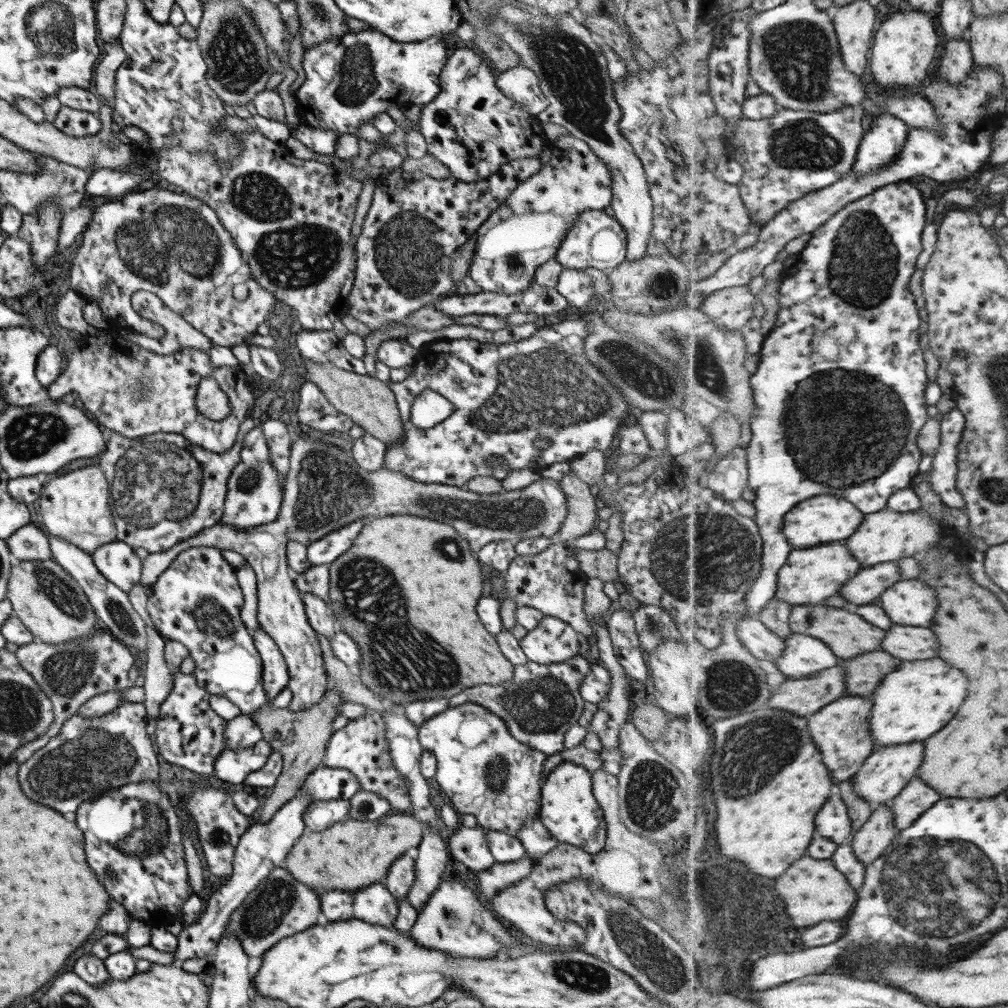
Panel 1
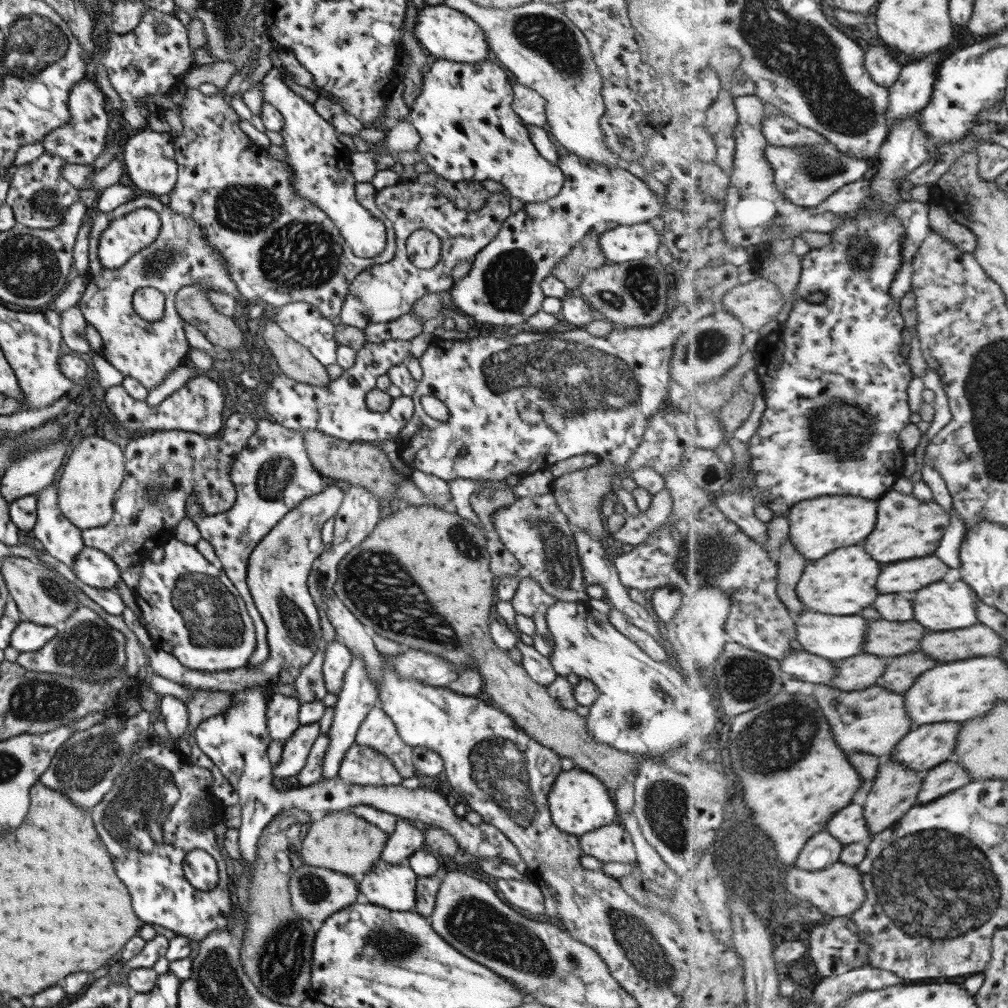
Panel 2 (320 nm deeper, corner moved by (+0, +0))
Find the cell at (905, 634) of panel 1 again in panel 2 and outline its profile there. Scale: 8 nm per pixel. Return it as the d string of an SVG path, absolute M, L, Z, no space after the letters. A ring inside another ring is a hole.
M983 624L971 626L967 630L935 632L923 638L923 652L941 662L955 662L975 656L1000 657L1005 646L1005 640Z

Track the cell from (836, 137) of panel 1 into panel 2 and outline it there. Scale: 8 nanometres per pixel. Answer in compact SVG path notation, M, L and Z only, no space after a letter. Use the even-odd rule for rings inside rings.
M831 142L823 143L819 147L815 145L783 147L769 144L765 149L765 156L775 170L775 184L778 190L791 203L804 208L822 205L845 185L862 181L869 170L869 164L865 159L847 155L847 152L839 151Z

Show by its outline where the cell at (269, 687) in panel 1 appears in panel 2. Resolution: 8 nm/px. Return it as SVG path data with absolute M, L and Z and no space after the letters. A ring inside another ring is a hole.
M269 691L265 716L270 740L276 740L281 746L292 737L300 725L297 713L299 703L292 697L282 696Z

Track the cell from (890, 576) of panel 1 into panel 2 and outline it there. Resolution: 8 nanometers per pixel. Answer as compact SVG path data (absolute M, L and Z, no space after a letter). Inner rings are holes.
M937 555L915 558L911 562L893 562L879 576L879 592L917 592L933 582L942 581L951 567Z

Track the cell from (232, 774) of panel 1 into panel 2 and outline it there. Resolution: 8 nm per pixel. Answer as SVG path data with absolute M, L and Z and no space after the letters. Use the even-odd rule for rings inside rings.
M319 723L308 725L299 725L292 737L281 748L281 759L276 766L272 766L272 776L283 778L297 774L303 765L305 759L311 751L311 746L318 738Z

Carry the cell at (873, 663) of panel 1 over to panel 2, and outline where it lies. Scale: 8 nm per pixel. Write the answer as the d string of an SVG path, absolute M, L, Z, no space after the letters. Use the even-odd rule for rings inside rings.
M923 652L899 656L899 658L893 658L893 662L887 666L887 672L883 674L883 682L880 681L878 685L889 690L897 688L897 692L907 692L923 672L935 666L937 662Z

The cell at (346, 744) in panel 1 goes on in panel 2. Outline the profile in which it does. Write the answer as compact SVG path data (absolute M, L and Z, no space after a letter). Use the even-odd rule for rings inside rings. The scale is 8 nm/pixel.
M377 705L361 721L354 742L357 746L367 746L387 758L402 779L414 776L411 760L411 746L404 744L391 719Z

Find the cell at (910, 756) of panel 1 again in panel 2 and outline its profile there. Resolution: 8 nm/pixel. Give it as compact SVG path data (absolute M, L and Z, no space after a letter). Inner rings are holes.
M957 722L919 726L894 748L893 760L920 773L926 773L953 756L959 730L961 724Z

